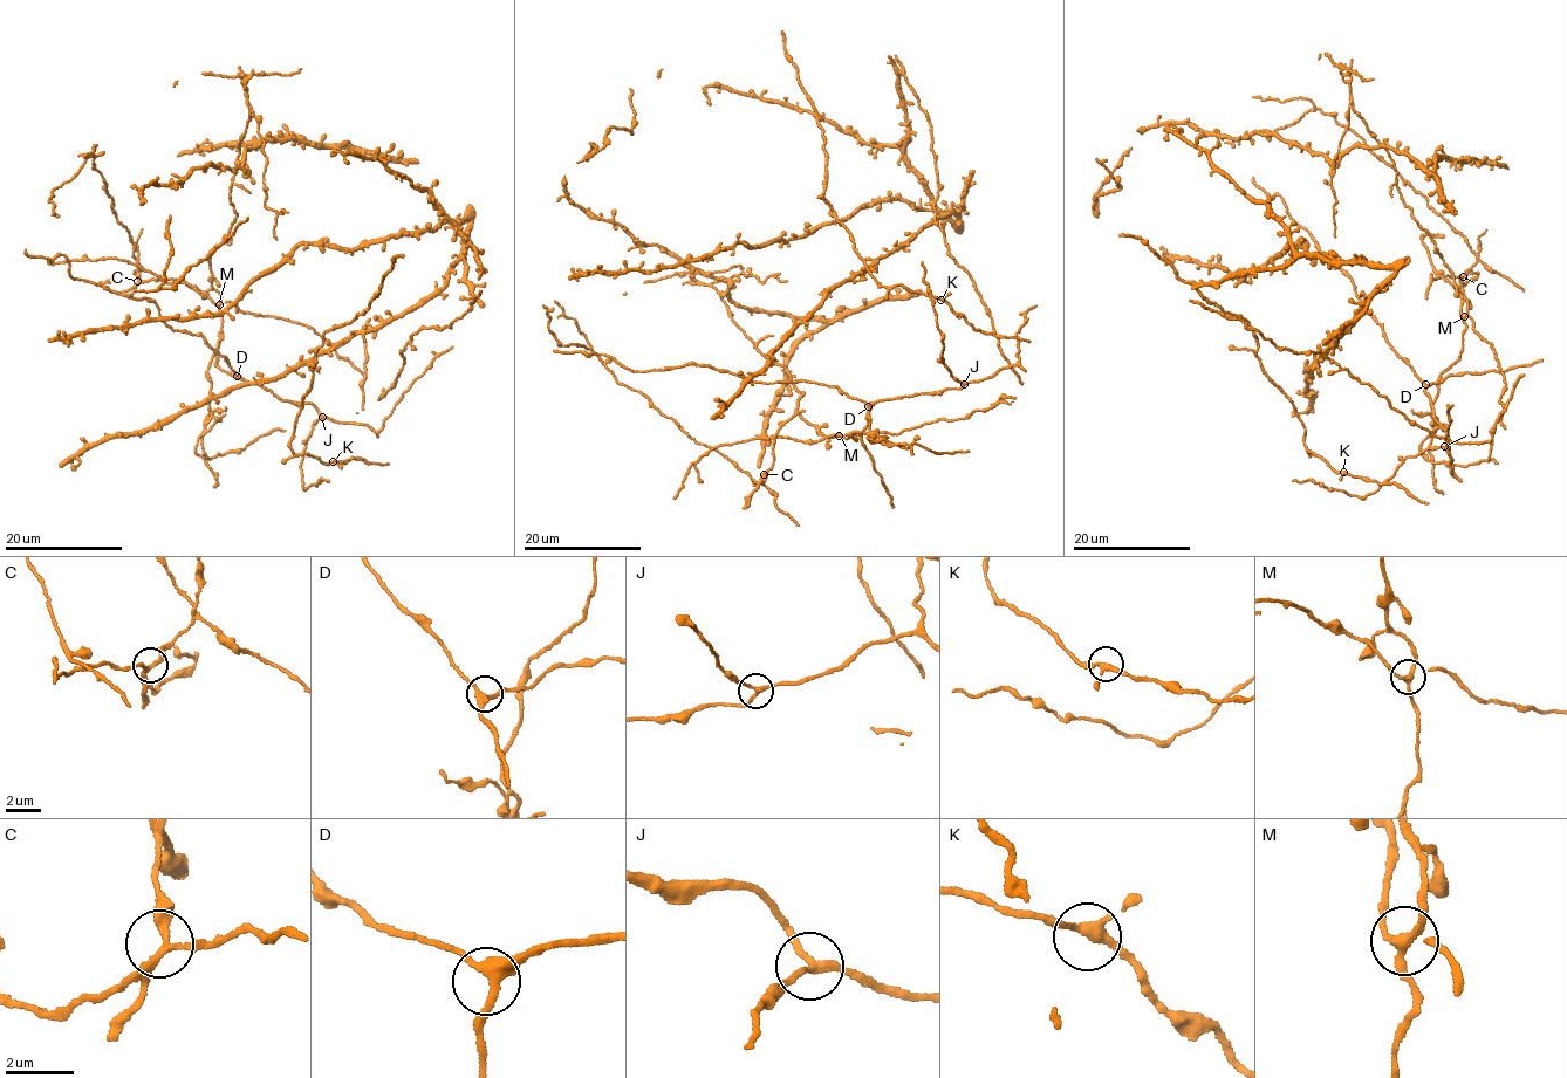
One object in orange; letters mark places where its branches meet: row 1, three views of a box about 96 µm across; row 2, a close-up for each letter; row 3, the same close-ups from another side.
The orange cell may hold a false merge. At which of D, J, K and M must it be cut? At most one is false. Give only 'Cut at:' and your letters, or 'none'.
Cut at: M

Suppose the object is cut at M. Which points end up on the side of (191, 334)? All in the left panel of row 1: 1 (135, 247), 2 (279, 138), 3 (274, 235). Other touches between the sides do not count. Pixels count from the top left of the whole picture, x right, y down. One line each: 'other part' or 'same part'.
1: other part
2: same part
3: other part

